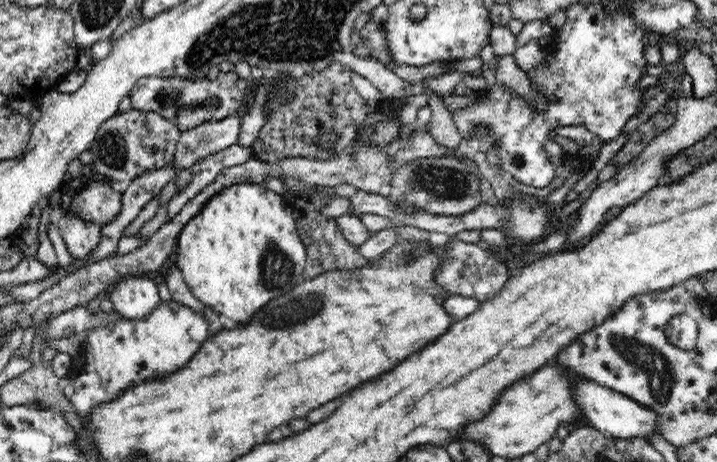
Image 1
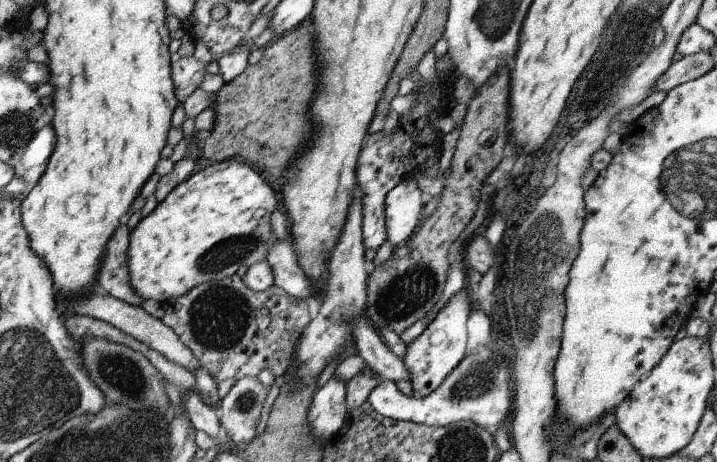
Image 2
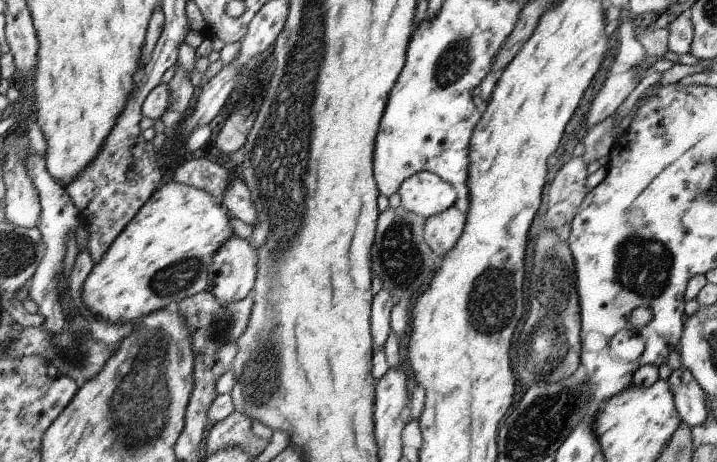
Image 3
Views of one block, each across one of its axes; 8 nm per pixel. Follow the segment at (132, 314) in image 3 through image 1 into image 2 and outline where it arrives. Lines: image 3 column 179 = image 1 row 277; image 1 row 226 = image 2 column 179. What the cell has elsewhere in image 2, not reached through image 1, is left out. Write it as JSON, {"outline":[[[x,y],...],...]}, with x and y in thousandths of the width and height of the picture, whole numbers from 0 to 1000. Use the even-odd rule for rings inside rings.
{"outline":[[[317,344],[265,379],[244,403],[206,468],[195,474],[180,506],[177,587],[181,619],[199,649],[209,645],[227,658],[251,645],[282,613],[326,595],[338,571],[349,580],[354,569],[371,563],[385,528],[378,485],[379,463],[385,459],[382,450],[385,424],[379,407],[365,394],[363,379],[346,355]]]}

